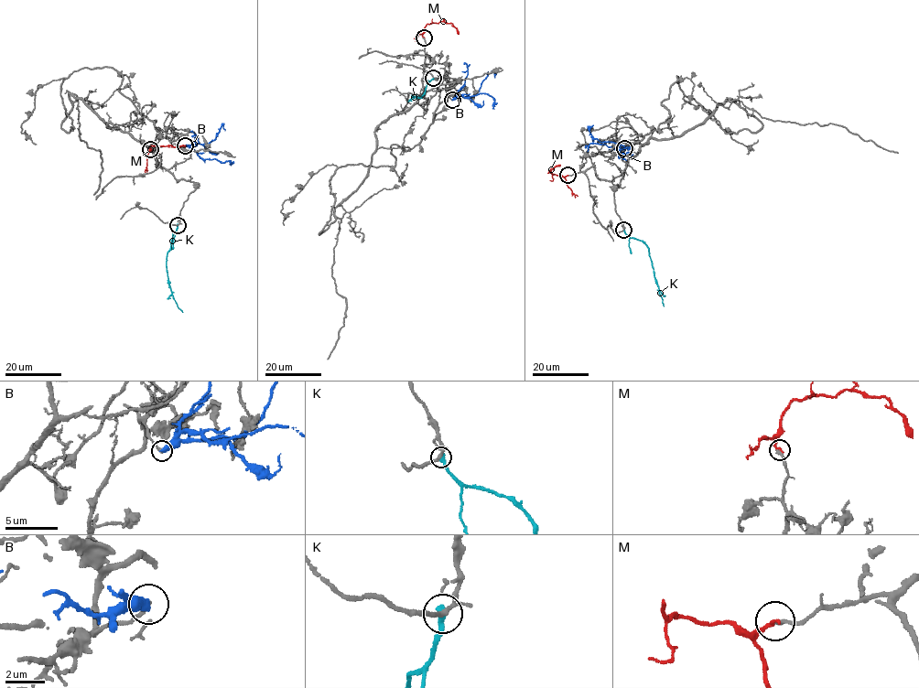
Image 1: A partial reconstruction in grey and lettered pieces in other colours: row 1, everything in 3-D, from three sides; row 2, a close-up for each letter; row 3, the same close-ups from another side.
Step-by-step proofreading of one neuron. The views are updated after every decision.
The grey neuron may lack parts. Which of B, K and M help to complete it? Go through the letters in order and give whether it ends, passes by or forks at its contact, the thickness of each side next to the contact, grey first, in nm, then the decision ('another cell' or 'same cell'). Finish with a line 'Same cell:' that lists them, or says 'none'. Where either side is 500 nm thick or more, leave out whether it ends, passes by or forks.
B: it ends; calibres 190 and 440 nm; another cell
K: it ends; calibres 180 and 380 nm; another cell
M: it ends; calibres 200 and 180 nm; same cell
Same cell: M

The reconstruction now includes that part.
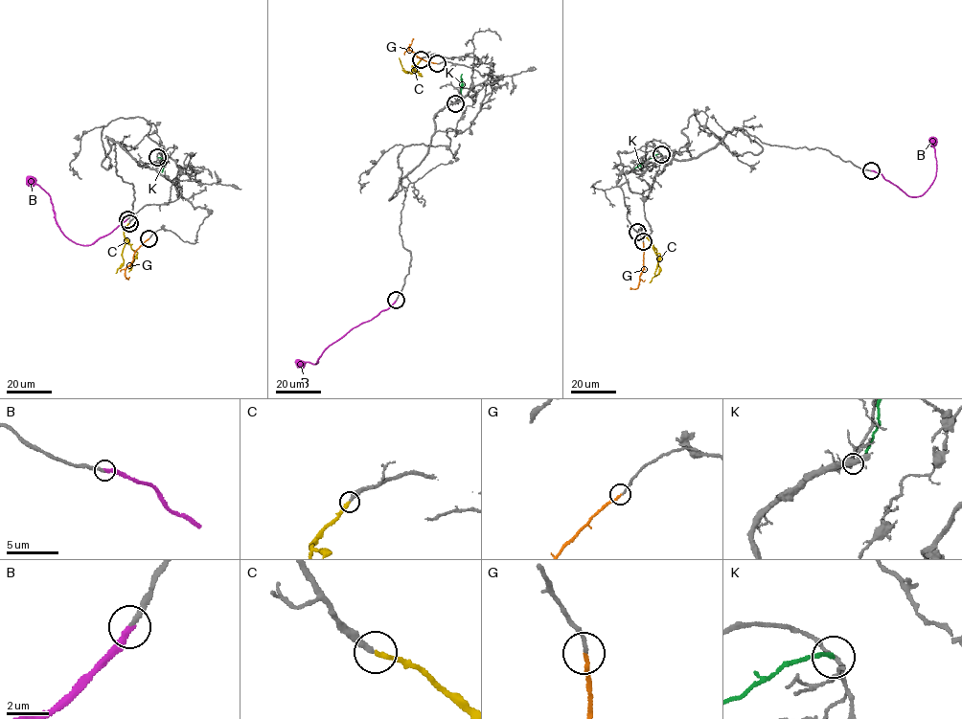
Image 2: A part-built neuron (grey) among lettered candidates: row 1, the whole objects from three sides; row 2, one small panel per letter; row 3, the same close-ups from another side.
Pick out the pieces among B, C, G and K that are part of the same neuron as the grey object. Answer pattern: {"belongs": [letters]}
{"belongs": ["B", "C", "G"]}

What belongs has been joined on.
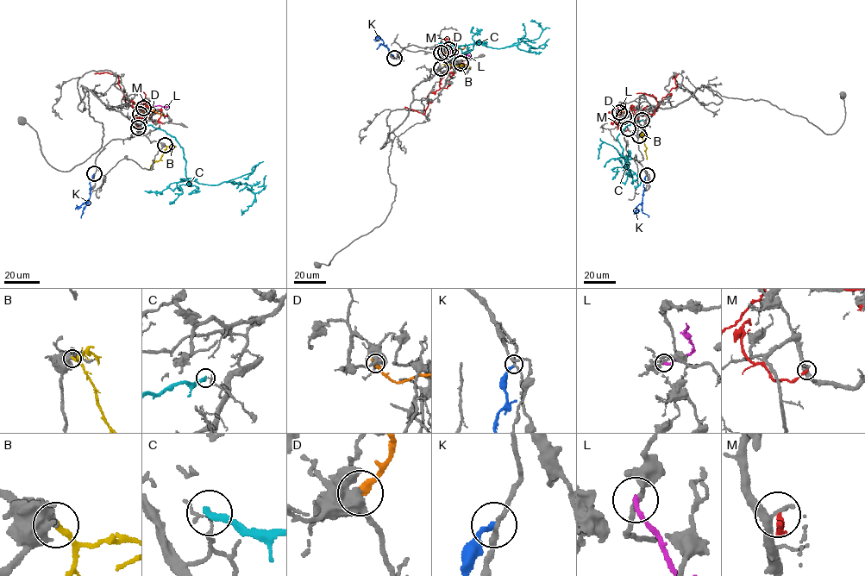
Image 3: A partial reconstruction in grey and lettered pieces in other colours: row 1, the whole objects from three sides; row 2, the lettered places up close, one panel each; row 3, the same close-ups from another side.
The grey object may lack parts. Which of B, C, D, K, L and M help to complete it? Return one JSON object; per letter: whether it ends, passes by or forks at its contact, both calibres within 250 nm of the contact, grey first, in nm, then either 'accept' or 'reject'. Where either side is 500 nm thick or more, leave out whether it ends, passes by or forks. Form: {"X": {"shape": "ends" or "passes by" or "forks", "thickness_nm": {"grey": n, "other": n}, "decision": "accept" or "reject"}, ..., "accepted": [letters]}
{"B": {"thickness_nm": {"grey": 500, "other": 240}, "decision": "accept"}, "C": {"shape": "ends", "thickness_nm": {"grey": 90, "other": 260}, "decision": "reject"}, "D": {"thickness_nm": {"grey": 600, "other": 400}, "decision": "reject"}, "K": {"shape": "ends", "thickness_nm": {"grey": 190, "other": 240}, "decision": "reject"}, "L": {"shape": "ends", "thickness_nm": {"grey": 190, "other": 220}, "decision": "reject"}, "M": {"shape": "ends", "thickness_nm": {"grey": 320, "other": 200}, "decision": "reject"}, "accepted": ["B"]}

